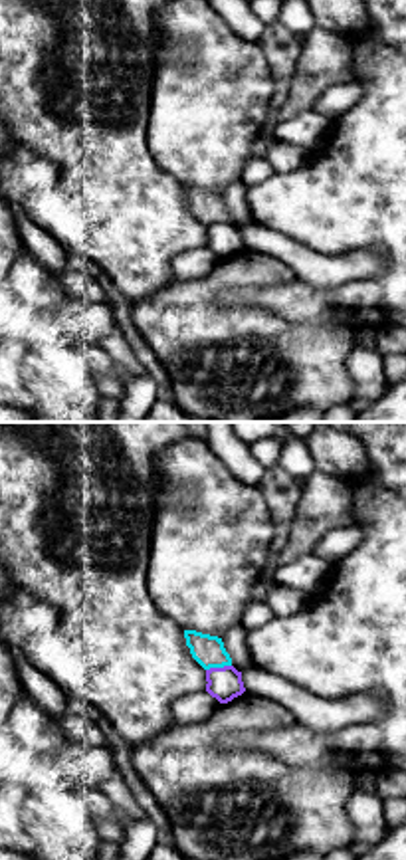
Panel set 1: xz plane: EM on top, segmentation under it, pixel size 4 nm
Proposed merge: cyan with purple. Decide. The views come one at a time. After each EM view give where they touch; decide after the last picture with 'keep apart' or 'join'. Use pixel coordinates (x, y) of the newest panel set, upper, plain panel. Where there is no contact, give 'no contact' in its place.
contact (218, 222)

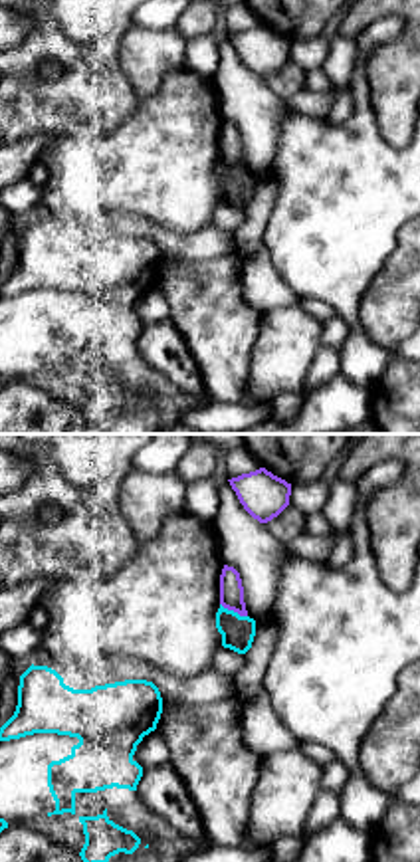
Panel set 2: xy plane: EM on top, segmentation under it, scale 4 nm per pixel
contact (232, 167)

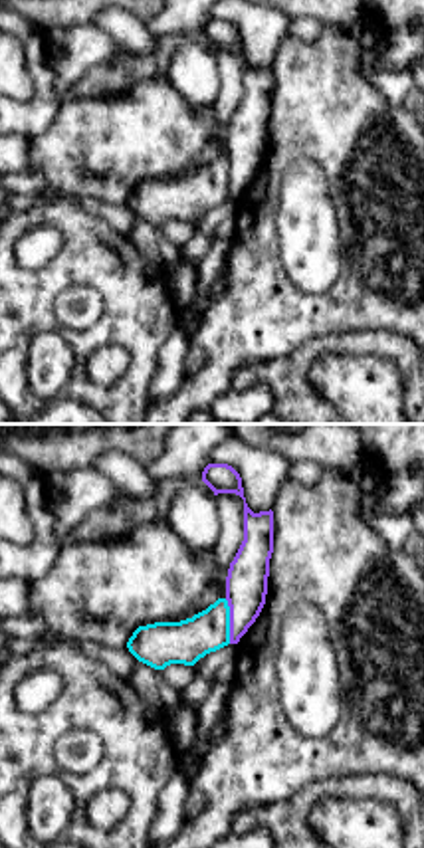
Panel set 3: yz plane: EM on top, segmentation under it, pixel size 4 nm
contact (228, 177)

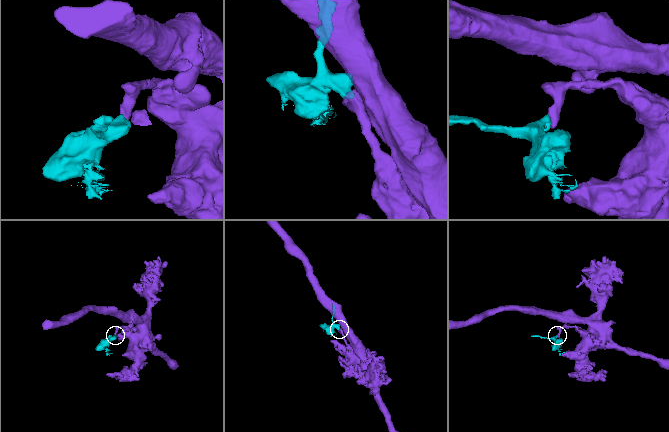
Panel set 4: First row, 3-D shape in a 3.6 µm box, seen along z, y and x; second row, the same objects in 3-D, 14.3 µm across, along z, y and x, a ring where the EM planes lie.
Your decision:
keep apart

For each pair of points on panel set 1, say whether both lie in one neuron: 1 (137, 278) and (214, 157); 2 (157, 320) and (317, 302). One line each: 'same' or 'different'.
1: different
2: different

